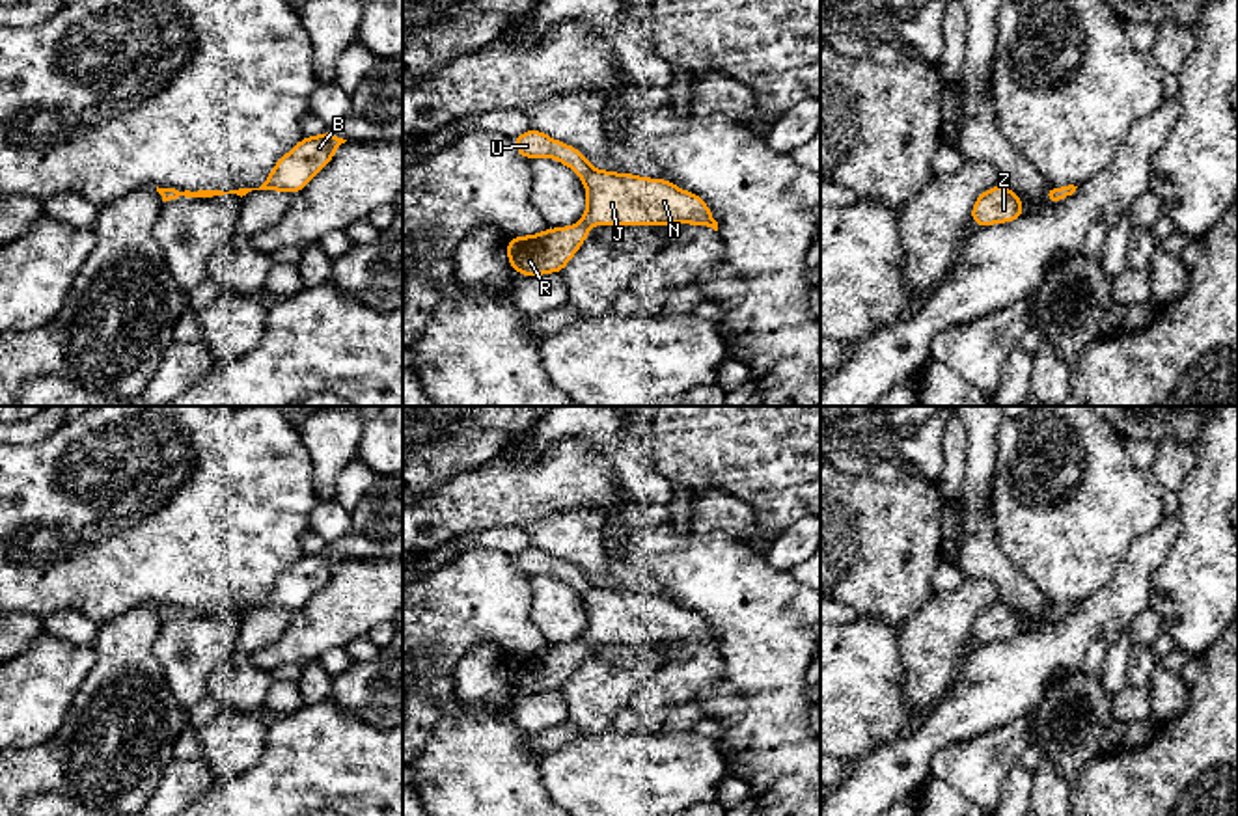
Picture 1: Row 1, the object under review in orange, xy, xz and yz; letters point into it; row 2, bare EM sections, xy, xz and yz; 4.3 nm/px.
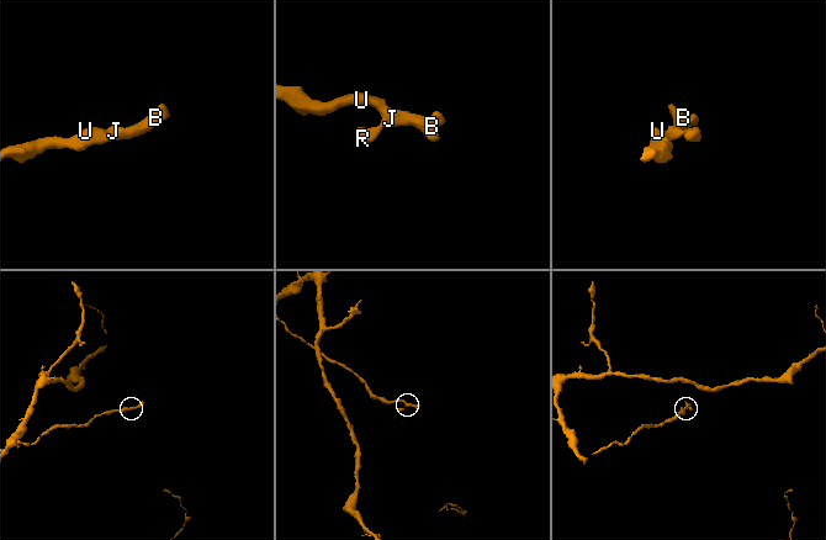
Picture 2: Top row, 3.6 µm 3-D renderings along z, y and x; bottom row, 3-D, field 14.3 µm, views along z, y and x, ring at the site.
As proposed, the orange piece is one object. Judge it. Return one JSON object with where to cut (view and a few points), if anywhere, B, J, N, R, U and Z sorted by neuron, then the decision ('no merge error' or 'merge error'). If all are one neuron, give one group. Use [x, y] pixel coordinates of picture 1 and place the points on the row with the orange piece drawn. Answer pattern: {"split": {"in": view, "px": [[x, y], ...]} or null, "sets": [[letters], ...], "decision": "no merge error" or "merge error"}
{"split": null, "sets": [["B", "J", "N", "R", "U", "Z"]], "decision": "no merge error"}

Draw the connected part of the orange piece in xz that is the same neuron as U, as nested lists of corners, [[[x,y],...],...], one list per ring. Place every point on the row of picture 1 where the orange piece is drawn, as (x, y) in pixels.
[[[537,129],[513,138],[513,143],[526,160],[550,156],[572,168],[587,194],[587,209],[578,224],[507,240],[507,259],[516,274],[559,274],[584,244],[587,229],[597,224],[695,224],[718,231],[718,222],[707,203],[671,181],[595,170],[576,147],[548,138]]]

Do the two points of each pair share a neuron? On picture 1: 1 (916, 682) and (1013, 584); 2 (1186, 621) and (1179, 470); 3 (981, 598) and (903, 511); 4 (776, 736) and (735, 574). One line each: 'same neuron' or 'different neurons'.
1: different neurons
2: different neurons
3: different neurons
4: same neuron

